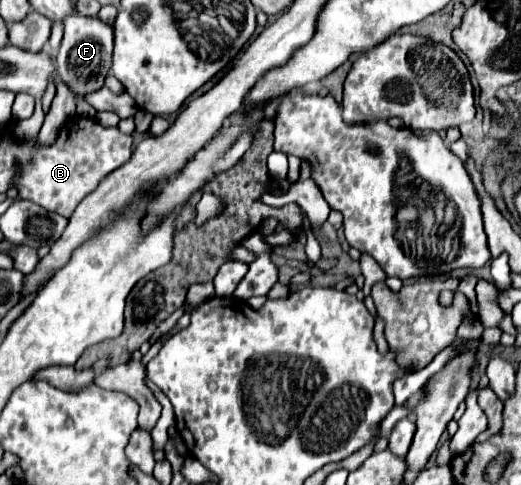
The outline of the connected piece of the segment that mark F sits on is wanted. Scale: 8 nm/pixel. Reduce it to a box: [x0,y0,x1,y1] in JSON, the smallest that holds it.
[56,17,112,97]

